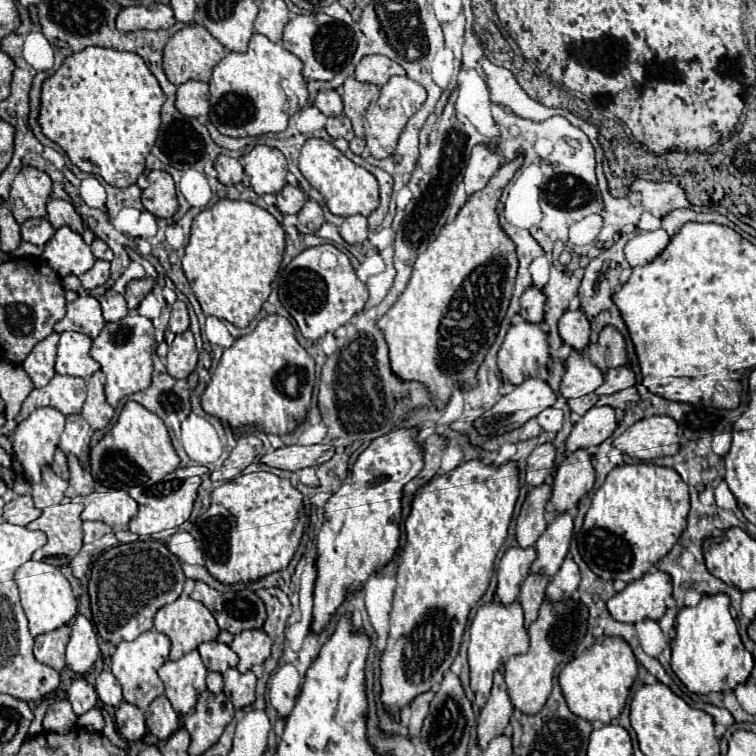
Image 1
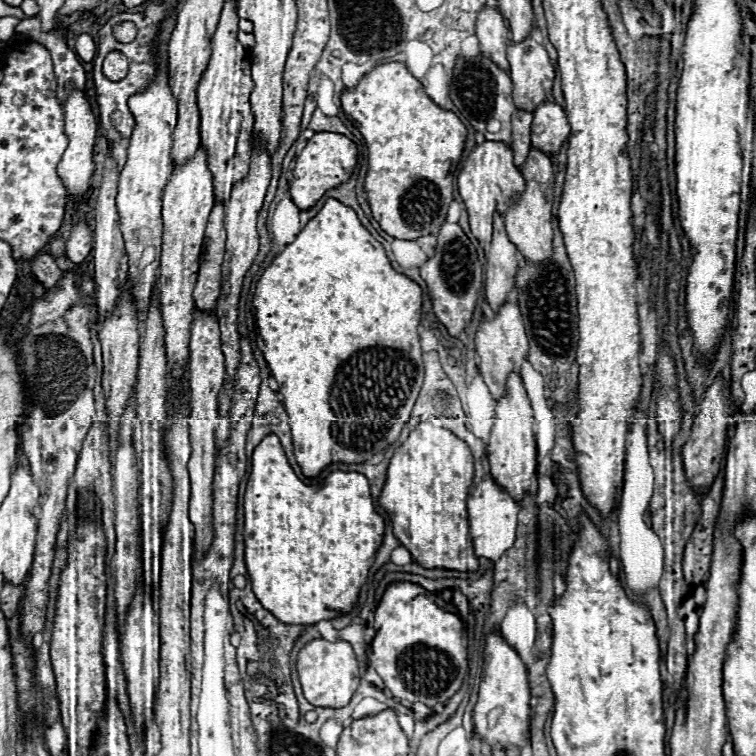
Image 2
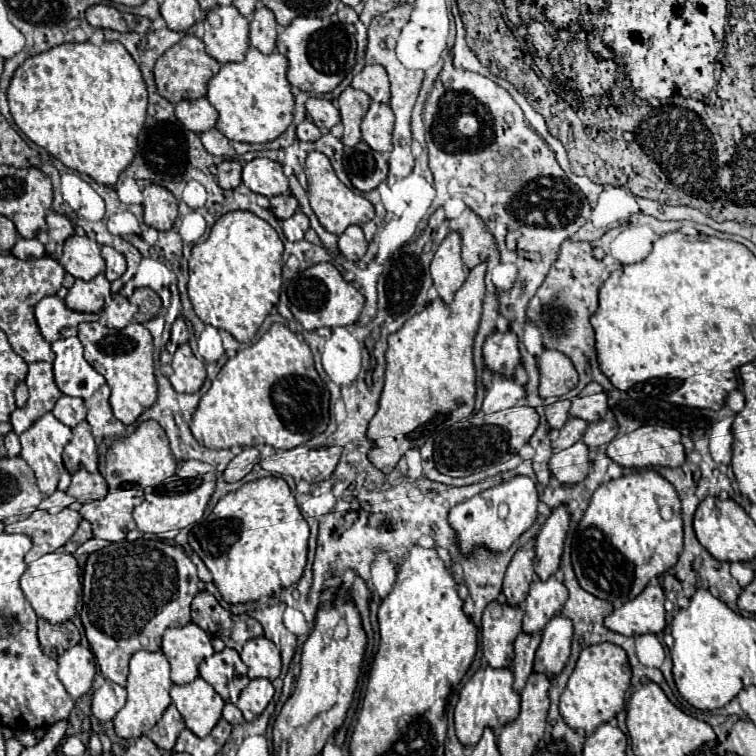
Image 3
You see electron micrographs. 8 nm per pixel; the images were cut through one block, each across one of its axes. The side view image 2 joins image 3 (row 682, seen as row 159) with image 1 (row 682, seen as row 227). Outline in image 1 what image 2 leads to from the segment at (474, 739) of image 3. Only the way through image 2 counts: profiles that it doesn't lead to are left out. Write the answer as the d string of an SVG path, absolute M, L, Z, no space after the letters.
M496 600L484 604L470 626L470 646L468 646L468 662L470 662L470 688L474 694L484 698L490 696L492 676L496 670L504 670L510 656L528 652L528 634L524 628L524 616L518 602L510 606L502 606Z

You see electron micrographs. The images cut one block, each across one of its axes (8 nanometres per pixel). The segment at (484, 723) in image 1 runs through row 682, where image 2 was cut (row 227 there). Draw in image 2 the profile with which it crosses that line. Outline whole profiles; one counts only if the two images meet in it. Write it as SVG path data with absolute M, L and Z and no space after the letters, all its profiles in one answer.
M496 212L494 234L492 234L490 250L486 254L486 282L484 282L486 300L490 302L494 312L506 302L508 292L514 288L516 270L518 270L516 248L506 236L502 216Z

